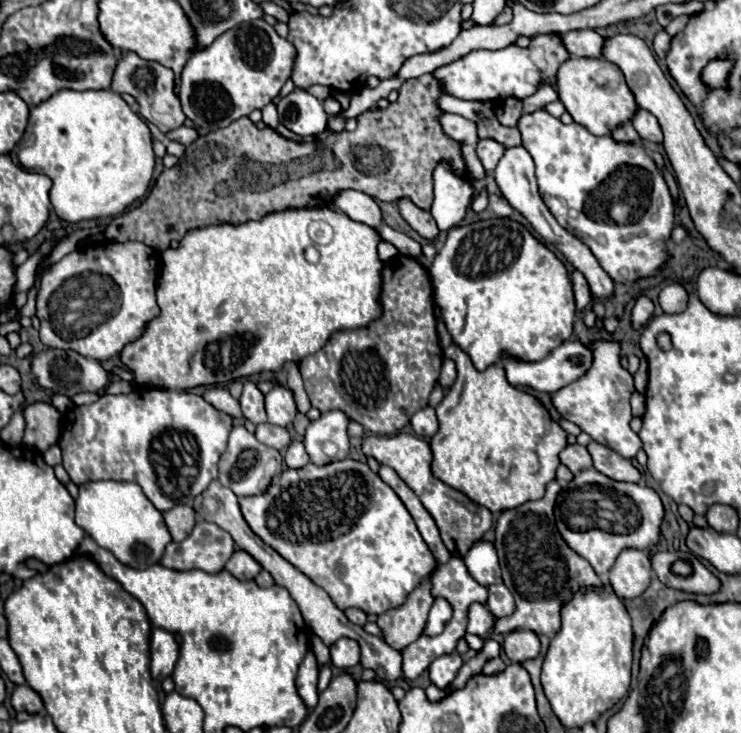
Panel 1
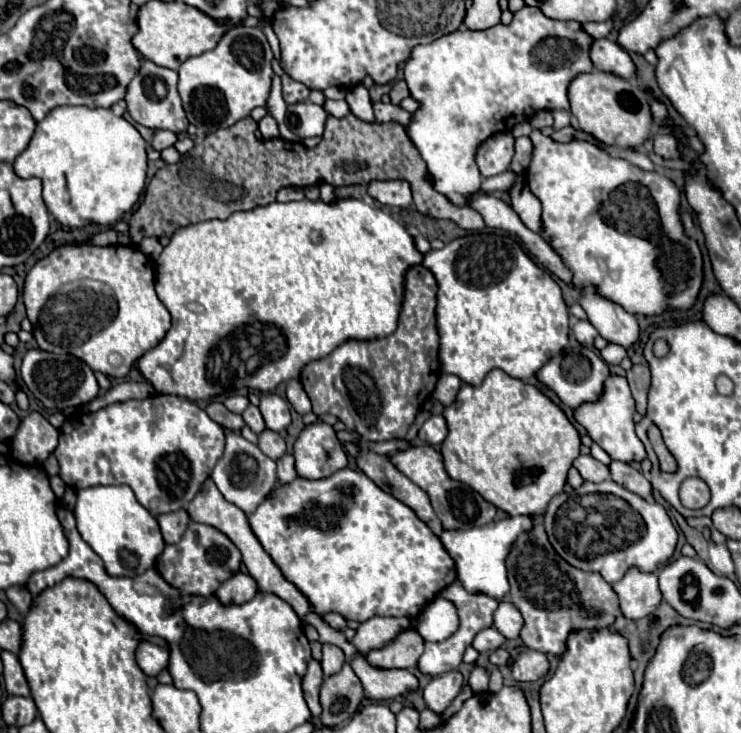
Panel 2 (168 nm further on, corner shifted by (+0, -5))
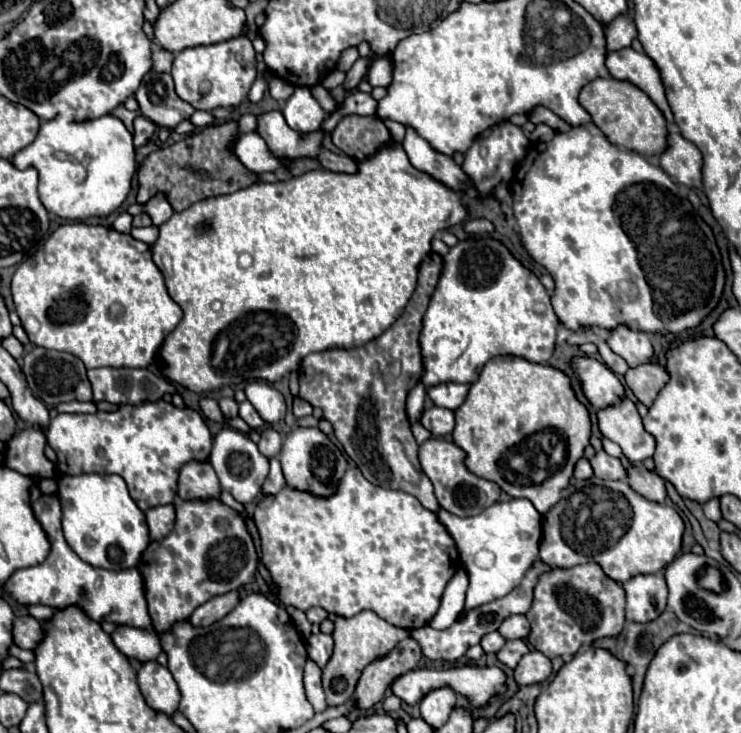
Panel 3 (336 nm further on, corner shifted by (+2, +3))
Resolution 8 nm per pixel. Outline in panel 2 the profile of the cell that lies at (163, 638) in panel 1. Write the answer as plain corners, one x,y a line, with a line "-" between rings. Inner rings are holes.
142,640
136,648
136,662
146,676
156,678
162,670
168,668
168,650
154,642

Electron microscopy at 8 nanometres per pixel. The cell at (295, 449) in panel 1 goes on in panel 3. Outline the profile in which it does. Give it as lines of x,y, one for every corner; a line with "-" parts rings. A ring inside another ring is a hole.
276,458
270,460
270,474
262,486
262,492
264,494
274,494
274,492
280,492
284,488
286,480
284,480
284,474
282,474
282,468
280,468
280,462

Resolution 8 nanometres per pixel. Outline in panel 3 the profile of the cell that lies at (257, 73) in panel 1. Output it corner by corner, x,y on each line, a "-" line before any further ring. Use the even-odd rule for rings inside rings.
246,36
210,46
194,46
176,54
172,66
176,92
196,110
214,110
218,106
238,106
256,78
256,52

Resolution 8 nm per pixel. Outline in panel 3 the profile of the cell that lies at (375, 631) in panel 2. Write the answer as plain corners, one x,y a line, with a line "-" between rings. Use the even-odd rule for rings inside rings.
362,610
352,618
334,618
334,632
332,632
334,652
326,668
322,670
322,686
326,692
328,706
342,706
346,700
350,700
366,664
386,656
406,636
408,636
408,630
388,624
386,620
382,620
370,610

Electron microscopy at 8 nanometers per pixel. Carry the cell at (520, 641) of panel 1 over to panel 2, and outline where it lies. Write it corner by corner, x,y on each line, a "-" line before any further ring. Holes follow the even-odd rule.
524,646
516,650
516,656
512,660
512,676
518,682
538,680
548,672
548,668
550,664
544,652
532,652
530,648
524,648

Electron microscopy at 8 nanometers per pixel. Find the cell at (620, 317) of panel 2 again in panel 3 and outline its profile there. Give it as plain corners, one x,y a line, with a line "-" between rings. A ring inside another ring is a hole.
618,326
610,332
608,346
614,354
622,356
630,368
636,368
640,364
648,364
654,356
654,348
650,344
650,338
642,332
632,332
626,326

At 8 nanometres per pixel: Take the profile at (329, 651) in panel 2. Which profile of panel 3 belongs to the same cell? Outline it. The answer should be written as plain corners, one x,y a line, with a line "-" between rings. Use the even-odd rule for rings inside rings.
312,634
312,636
306,640
308,658
314,660
320,668
326,666
332,648
334,648
334,640
332,640
330,634

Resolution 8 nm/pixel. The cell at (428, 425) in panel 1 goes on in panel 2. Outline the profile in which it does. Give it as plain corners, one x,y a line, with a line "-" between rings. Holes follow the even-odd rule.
430,416
422,424
422,428
418,430
418,438
424,440
424,442
428,442
428,444
432,444
432,446
442,444
442,440
446,438
446,434
448,434
448,430
446,430
446,422
444,422
442,416

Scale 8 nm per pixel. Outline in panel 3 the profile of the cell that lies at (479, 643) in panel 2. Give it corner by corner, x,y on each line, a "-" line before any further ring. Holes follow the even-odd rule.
490,632
490,634
486,634
484,638
482,638
482,642
480,642
480,646
484,648
484,652
488,654
488,652
498,652
502,646
506,644
506,640
500,636
500,632

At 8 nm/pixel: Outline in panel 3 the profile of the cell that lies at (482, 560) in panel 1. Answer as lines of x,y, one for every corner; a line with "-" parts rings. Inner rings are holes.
516,498
510,502
496,502
478,516
470,518
460,518
440,508
438,518
454,538
456,548
460,552
460,560
464,562
464,568
470,578
466,604
458,620
464,620
468,610
488,604
512,592
522,582
526,570
538,560
538,544
542,538
542,516
530,500

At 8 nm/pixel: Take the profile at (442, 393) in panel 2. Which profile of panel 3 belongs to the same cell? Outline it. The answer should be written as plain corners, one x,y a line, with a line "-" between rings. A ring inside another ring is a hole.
444,382
444,384
438,384
438,386
428,388
428,396
432,398
432,402
434,402
436,406
456,410
456,408
466,400
466,392
468,392
468,390
470,390
468,384

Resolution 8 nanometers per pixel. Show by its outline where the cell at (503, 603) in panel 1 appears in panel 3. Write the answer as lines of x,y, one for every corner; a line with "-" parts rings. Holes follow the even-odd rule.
510,616
502,622
500,626
500,634
506,638
506,640
514,640
514,638
522,638
526,640
526,636
530,634
530,622
526,620
526,616

